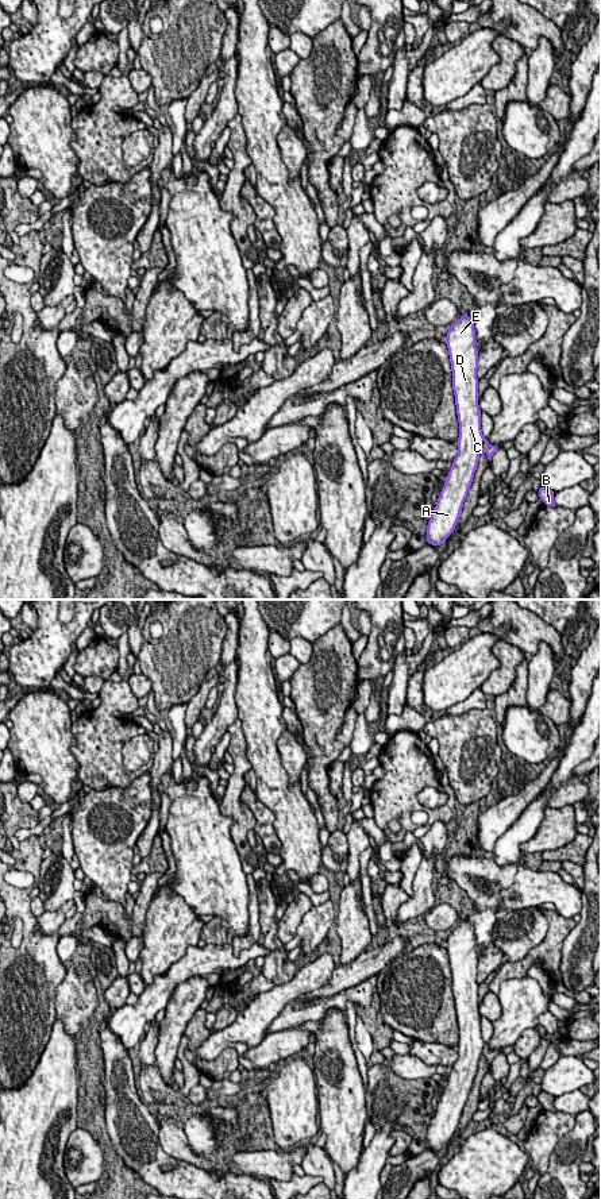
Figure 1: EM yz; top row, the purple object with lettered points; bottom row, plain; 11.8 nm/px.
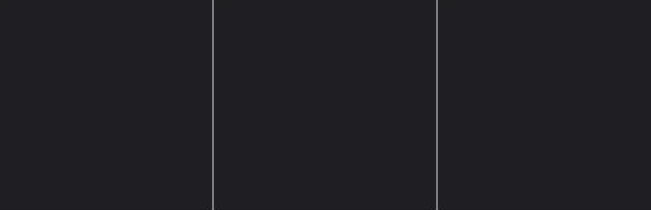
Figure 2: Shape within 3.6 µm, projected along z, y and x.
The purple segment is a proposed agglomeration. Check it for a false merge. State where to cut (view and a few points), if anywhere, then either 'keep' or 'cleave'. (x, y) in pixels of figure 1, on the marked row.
cut in yz along (485, 439), (481, 448); cleave

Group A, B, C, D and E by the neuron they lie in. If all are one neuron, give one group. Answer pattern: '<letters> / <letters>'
A C D E / B

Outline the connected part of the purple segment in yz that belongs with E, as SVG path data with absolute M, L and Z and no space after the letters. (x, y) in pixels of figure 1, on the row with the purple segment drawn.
M467 312L448 328L446 344L451 362L459 437L458 455L452 460L427 525L427 543L431 545L442 545L454 532L485 440L478 405L475 329Z

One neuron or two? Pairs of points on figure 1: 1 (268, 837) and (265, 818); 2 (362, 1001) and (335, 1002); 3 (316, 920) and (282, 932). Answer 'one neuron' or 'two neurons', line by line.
1: one neuron
2: one neuron
3: two neurons

